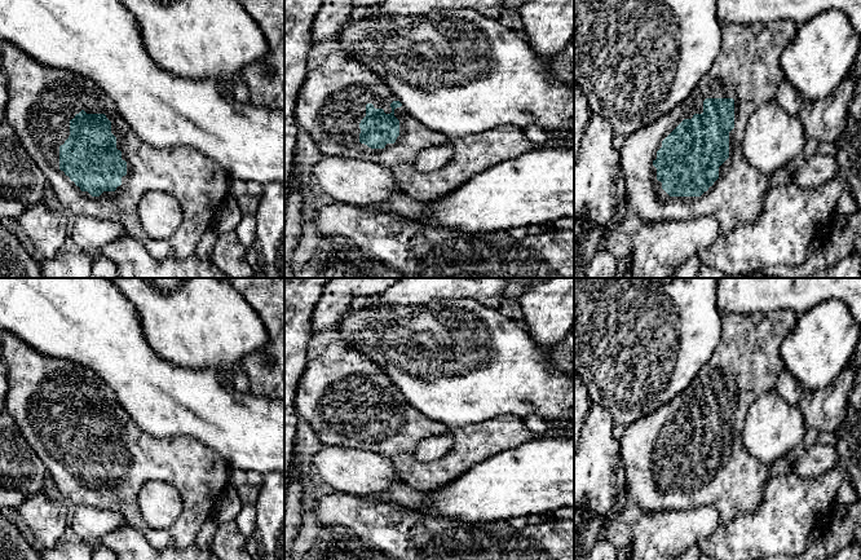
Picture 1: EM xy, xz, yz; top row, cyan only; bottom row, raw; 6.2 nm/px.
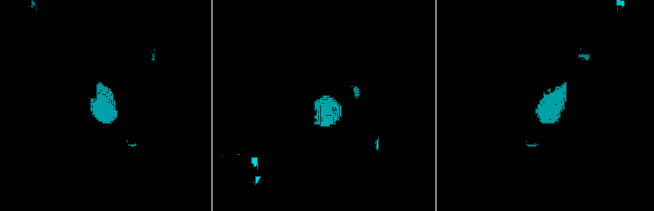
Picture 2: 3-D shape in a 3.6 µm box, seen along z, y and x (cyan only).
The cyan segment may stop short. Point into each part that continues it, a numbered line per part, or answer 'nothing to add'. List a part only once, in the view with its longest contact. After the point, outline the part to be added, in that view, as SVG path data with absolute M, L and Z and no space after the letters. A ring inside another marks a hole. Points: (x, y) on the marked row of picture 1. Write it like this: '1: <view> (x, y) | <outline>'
1: yz (747, 69) | M790 19L768 25L721 26L721 48L698 87L672 111L628 135L619 151L622 171L626 176L627 198L636 215L648 224L661 221L683 221L710 216L719 222L720 233L730 233L741 224L754 222L761 212L763 199L768 190L769 177L752 167L745 158L741 145L745 127L754 110L765 102L776 100L780 84L783 81L781 54L792 39L798 26ZM706 98L734 100L734 128L729 132L729 158L719 167L719 178L701 197L670 197L657 180L653 162L662 141L684 120L703 113Z

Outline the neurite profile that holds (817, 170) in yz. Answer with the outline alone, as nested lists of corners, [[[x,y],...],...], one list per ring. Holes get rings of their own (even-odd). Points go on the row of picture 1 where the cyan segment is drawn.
[[[814,153],[790,177],[800,188],[816,188],[835,178],[838,164],[834,156]]]

